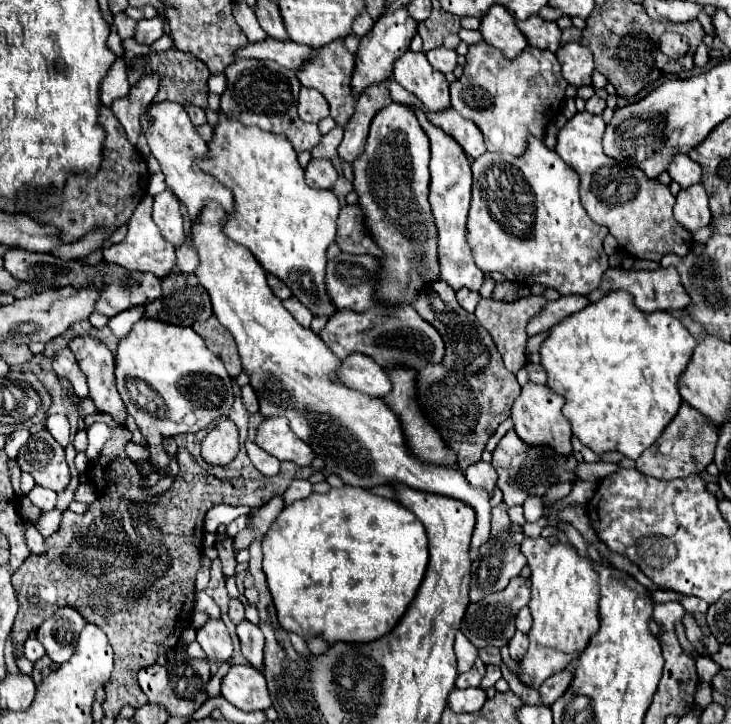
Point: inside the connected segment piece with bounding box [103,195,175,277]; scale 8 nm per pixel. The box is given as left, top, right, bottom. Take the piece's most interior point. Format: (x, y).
(143, 249)

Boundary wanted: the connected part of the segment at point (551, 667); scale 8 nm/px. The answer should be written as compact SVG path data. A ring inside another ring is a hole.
M525 537L521 551L531 567L531 601L529 609L533 615L533 627L529 631L529 649L519 661L519 679L529 687L539 687L547 677L563 671L579 653L585 649L587 641L599 631L599 575L593 571L593 561L579 557L571 545L549 545L543 537Z

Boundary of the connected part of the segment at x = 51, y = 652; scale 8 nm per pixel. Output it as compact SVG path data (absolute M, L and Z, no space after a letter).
M73 607L57 609L47 621L43 621L37 629L37 639L43 643L47 655L55 663L65 663L75 647L81 629L85 627L85 619Z

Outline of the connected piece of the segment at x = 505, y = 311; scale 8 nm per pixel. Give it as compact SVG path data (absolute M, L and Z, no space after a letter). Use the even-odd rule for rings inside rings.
M529 295L529 297L513 301L513 303L503 303L503 301L495 301L495 299L481 299L475 309L477 321L481 321L481 325L491 333L491 337L503 357L503 363L511 373L517 373L525 365L525 343L527 343L525 327L527 327L527 321L545 307L545 303L547 301L537 295Z

